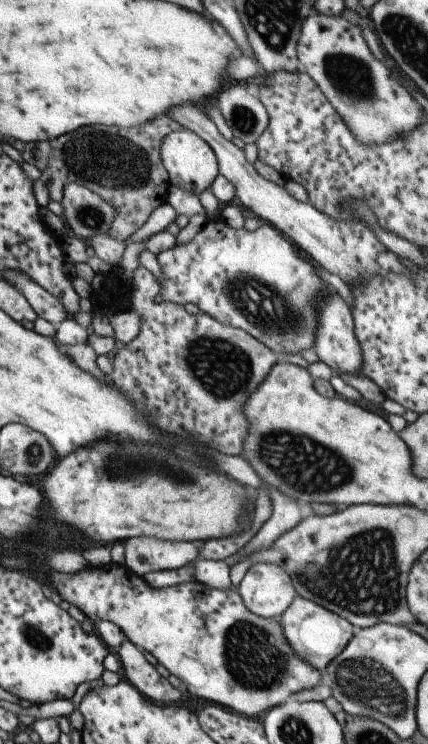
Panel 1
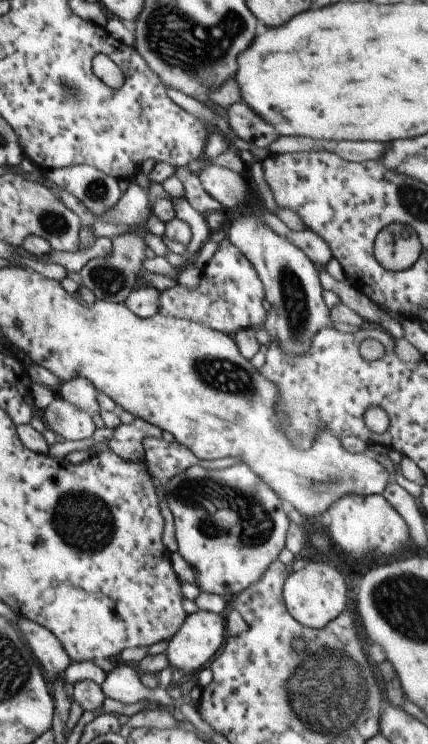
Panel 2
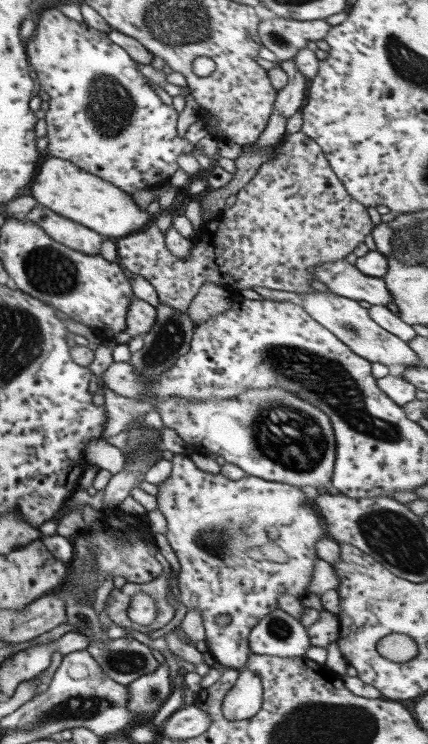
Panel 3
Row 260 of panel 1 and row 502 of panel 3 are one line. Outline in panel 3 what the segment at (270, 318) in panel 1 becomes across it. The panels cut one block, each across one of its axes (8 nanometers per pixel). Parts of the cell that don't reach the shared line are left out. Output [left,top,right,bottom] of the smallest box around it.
[158,454,328,721]

